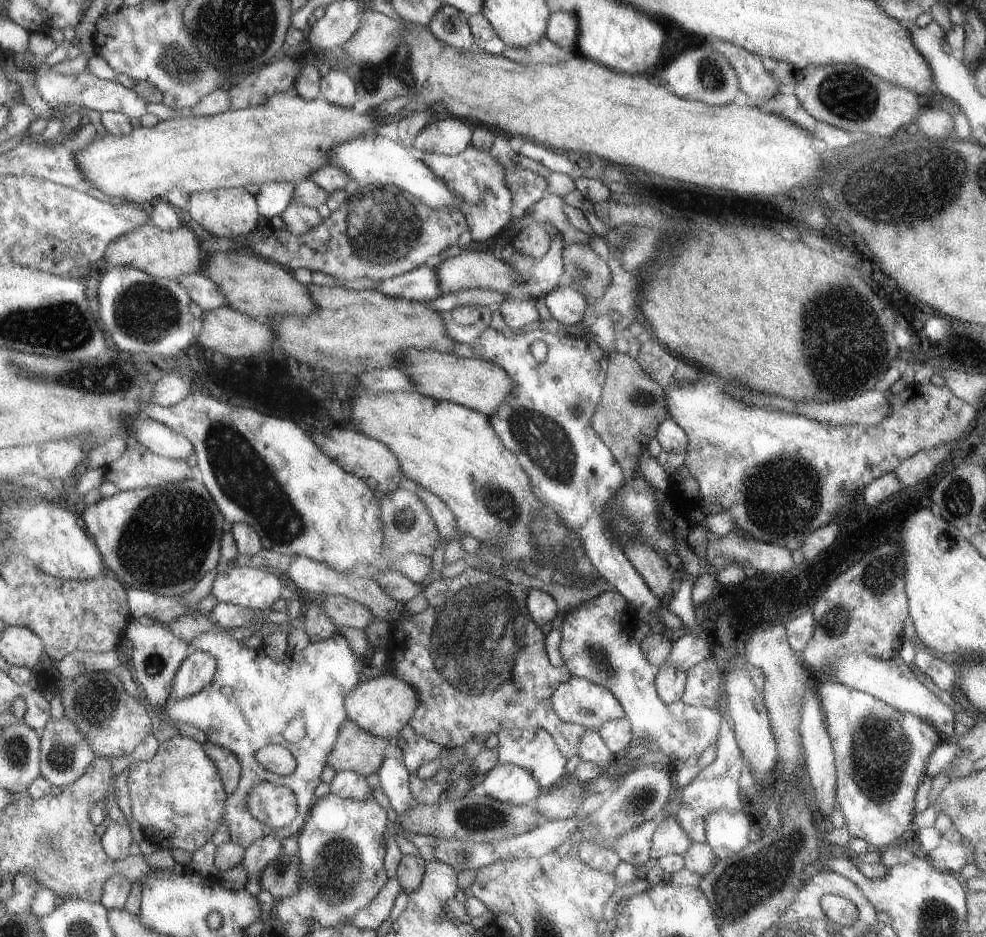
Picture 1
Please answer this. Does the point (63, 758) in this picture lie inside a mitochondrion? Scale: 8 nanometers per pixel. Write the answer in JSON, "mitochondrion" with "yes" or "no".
{"mitochondrion":"yes"}

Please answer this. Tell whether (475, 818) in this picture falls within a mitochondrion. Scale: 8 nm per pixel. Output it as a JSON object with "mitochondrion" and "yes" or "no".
{"mitochondrion":"yes"}

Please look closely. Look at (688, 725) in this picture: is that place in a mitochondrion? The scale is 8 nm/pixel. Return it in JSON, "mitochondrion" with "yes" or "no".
{"mitochondrion":"yes"}

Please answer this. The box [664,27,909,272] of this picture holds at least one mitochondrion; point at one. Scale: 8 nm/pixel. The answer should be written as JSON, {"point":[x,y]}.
{"point":[850,96]}

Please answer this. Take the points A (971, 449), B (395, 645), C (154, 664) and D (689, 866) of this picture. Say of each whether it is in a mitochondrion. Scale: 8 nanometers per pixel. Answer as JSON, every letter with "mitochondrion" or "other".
{"A":"other","B":"other","C":"mitochondrion","D":"other"}

